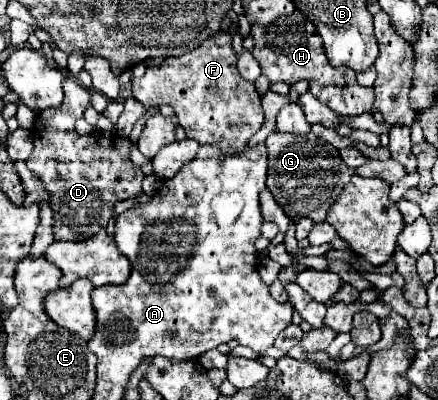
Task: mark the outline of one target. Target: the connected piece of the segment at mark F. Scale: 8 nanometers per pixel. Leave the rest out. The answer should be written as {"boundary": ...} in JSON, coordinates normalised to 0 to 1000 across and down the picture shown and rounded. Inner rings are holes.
{"boundary":[[[514,78],[413,143],[386,143],[363,168],[336,168],[322,198],[299,203],[299,233],[336,273],[390,263],[427,343],[454,363],[500,363],[514,383],[555,378],[600,308],[596,243],[578,208],[541,183],[541,138]]]}

